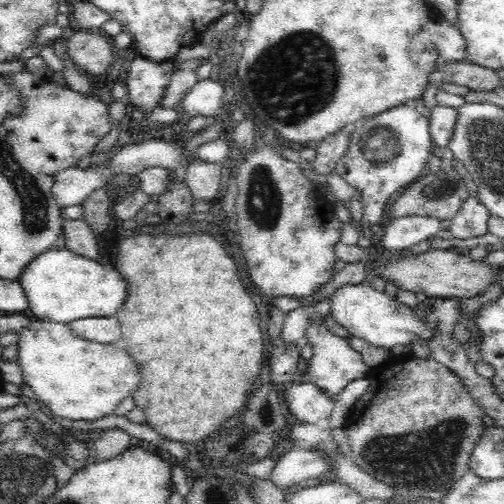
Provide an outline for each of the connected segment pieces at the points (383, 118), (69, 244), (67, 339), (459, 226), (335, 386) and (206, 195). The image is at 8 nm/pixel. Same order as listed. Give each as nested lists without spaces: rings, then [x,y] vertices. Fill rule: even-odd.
[[[407,105],[381,112],[355,123],[346,154],[338,160],[335,169],[356,192],[360,192],[363,220],[369,226],[386,220],[386,204],[394,192],[416,181],[427,171],[433,152],[428,119],[425,111]]]
[[[84,219],[62,220],[61,225],[62,236],[65,237],[64,248],[101,263],[96,237]]]
[[[34,319],[33,322],[20,331],[17,341],[18,357],[16,362],[22,370],[22,379],[38,395],[38,398],[50,408],[52,414],[68,420],[92,422],[113,414],[124,398],[133,396],[138,382],[140,370],[138,364],[129,356],[126,350],[117,349],[113,344],[102,344],[83,340],[75,336],[68,324],[52,323]]]
[[[470,195],[462,204],[460,210],[451,218],[450,232],[454,238],[468,240],[468,238],[478,238],[478,236],[488,232],[489,212],[480,203],[478,197]]]
[[[312,316],[308,320],[308,328],[306,328],[305,339],[313,346],[313,353],[311,360],[309,361],[309,372],[306,378],[317,387],[320,387],[330,395],[332,402],[335,401],[335,396],[353,380],[368,377],[368,373],[371,370],[368,367],[362,356],[353,350],[348,342],[348,339],[338,337],[333,334],[331,330],[323,326],[323,318],[320,316]]]
[[[198,158],[181,172],[182,181],[191,190],[194,200],[210,201],[218,196],[222,176],[222,165]]]

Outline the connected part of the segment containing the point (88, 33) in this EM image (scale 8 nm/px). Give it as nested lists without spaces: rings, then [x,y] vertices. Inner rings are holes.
[[[81,29],[70,36],[65,43],[67,52],[75,66],[89,77],[104,74],[108,70],[108,66],[112,64],[112,60],[114,60],[114,50],[112,50],[114,43],[104,39],[104,37],[99,35],[98,31]]]

